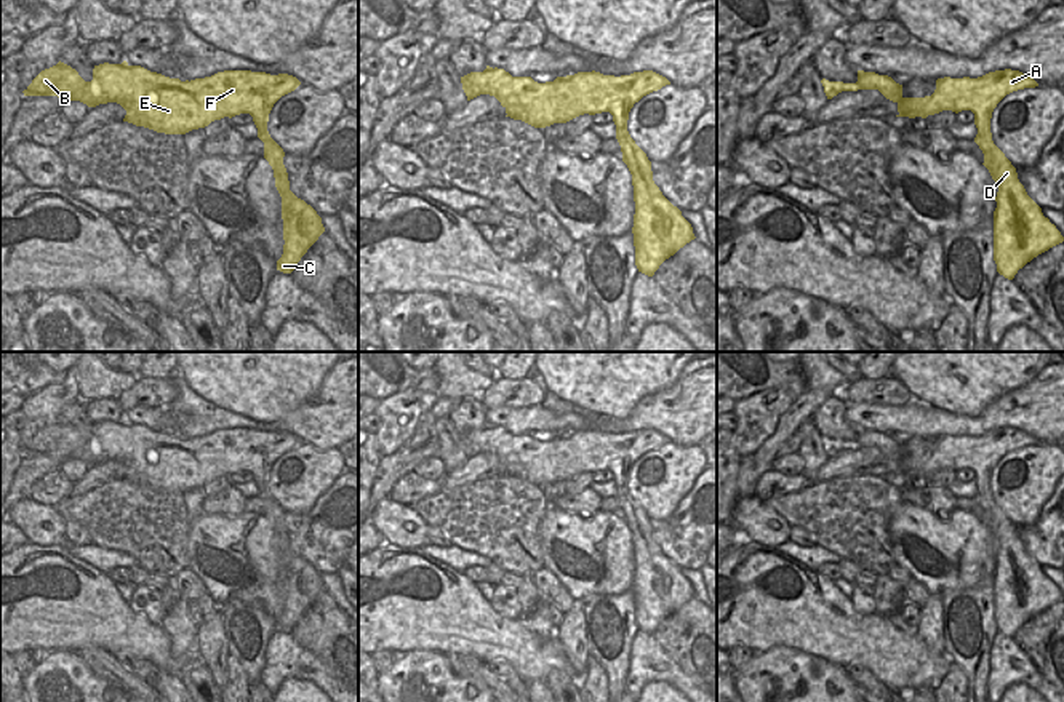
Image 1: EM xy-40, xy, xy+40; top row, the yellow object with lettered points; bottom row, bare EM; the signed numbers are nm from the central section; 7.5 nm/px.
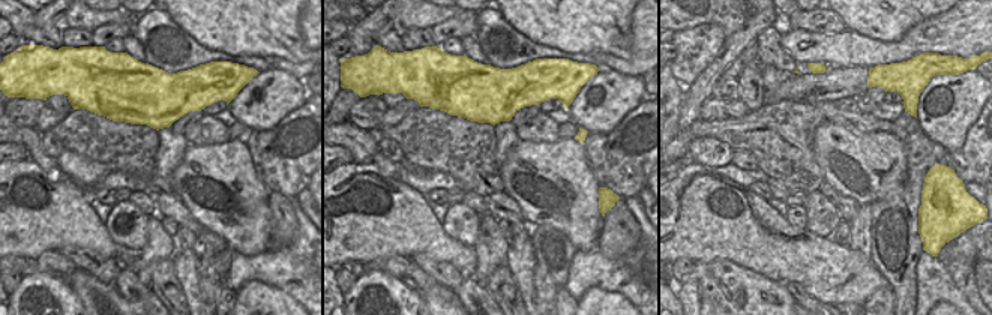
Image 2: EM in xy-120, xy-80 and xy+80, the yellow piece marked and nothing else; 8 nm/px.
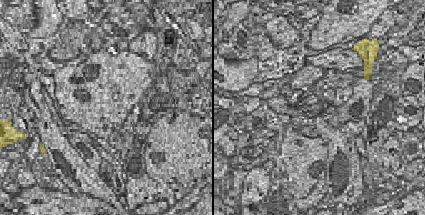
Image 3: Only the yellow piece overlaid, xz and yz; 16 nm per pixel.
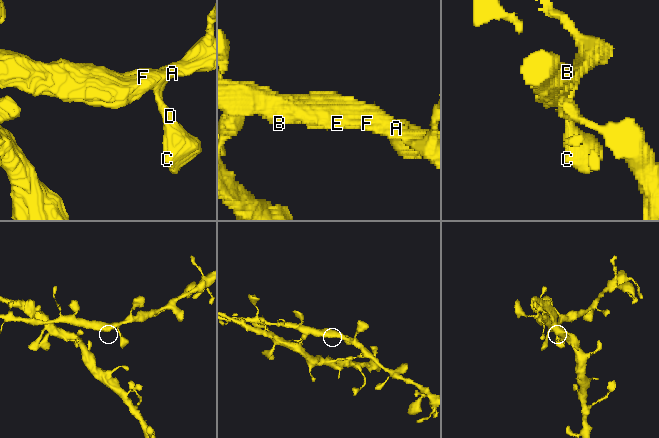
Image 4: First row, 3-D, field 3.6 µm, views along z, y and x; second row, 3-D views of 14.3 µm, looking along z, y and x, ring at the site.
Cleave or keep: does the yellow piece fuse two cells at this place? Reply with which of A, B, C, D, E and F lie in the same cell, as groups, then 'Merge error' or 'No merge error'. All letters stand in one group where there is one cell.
Groups: A B C D E F. No merge error

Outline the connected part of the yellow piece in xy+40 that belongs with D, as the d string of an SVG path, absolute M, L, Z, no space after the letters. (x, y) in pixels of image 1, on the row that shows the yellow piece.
M858 70L856 83L821 80L827 99L842 91L878 90L898 104L896 117L922 117L952 110L971 110L978 134L974 142L984 154L984 166L998 185L994 211L994 261L997 272L1013 280L1019 269L1038 254L1064 241L1064 237L1043 216L1042 208L1027 195L1016 168L994 144L990 118L997 104L1010 93L1035 88L1038 83L1019 70L995 70L978 78L938 78L936 90L925 98L904 98L902 85L888 75Z

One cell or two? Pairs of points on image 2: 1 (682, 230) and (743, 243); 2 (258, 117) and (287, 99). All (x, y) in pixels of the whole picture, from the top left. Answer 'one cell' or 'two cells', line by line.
1: one cell
2: one cell

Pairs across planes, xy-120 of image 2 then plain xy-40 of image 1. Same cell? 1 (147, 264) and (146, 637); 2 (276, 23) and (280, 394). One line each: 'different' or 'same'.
1: different
2: same

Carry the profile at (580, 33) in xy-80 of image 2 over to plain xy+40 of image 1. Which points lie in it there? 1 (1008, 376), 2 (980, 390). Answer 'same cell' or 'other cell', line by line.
1: same cell
2: same cell

